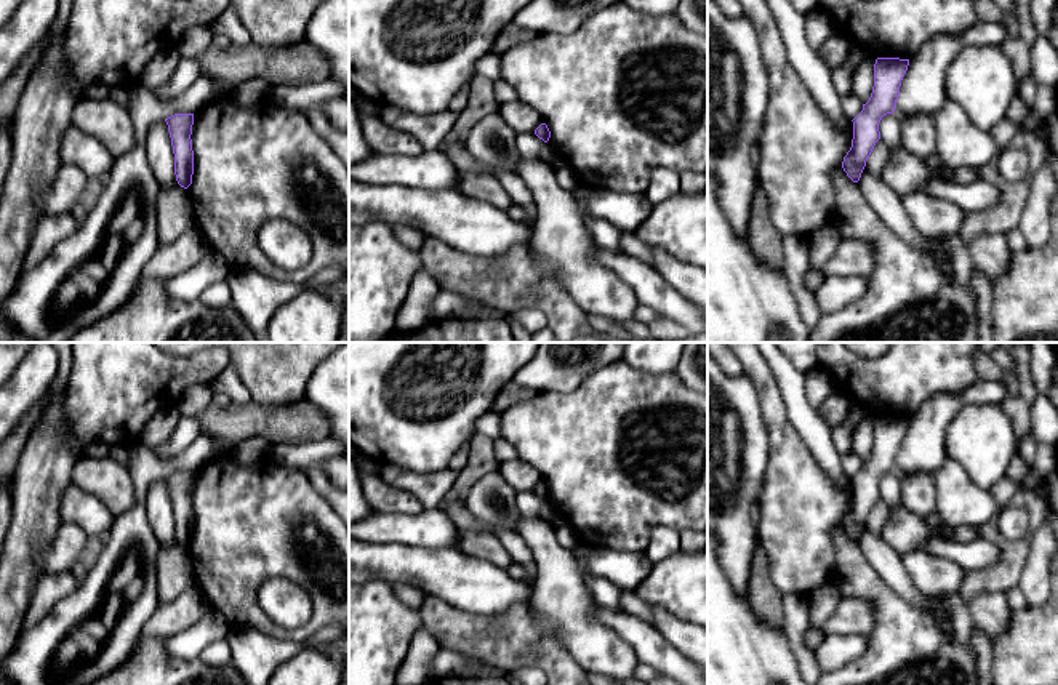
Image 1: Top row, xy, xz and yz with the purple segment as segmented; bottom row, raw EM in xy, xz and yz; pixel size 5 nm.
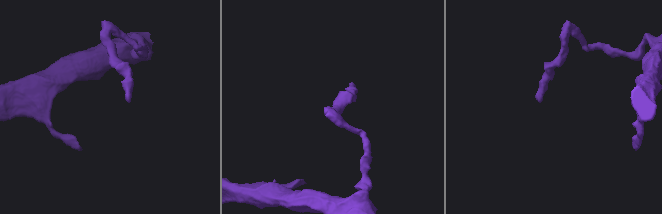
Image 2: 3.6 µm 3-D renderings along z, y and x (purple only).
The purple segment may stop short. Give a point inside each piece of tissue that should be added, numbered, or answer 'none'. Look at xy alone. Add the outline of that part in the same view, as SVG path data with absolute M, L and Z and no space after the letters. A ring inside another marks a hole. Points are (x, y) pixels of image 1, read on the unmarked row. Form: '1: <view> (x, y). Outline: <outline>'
none

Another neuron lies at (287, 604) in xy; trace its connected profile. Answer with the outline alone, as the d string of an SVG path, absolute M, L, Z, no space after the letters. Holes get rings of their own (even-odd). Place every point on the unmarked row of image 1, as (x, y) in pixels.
M285 578L264 581L258 589L258 603L280 627L296 629L312 616L312 600L306 589Z

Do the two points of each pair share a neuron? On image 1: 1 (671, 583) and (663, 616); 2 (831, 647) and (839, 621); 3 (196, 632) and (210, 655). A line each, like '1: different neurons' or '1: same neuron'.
1: different neurons
2: different neurons
3: different neurons

